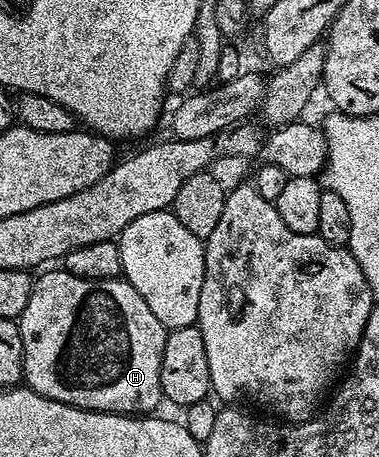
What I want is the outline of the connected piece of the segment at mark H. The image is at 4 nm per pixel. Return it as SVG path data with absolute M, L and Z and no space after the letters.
M58 268L58 270L46 269L46 274L38 273L33 280L31 288L31 300L27 300L27 308L23 308L19 325L21 327L21 339L23 340L23 356L25 357L24 381L28 389L36 394L42 394L56 402L62 402L68 406L77 406L81 410L97 410L100 414L128 414L130 416L149 416L154 413L157 405L162 405L161 392L161 365L163 364L163 348L165 347L165 325L155 320L155 312L147 308L147 300L135 292L135 288L126 282L124 277L108 278L107 280L95 280L80 278L70 270Z

